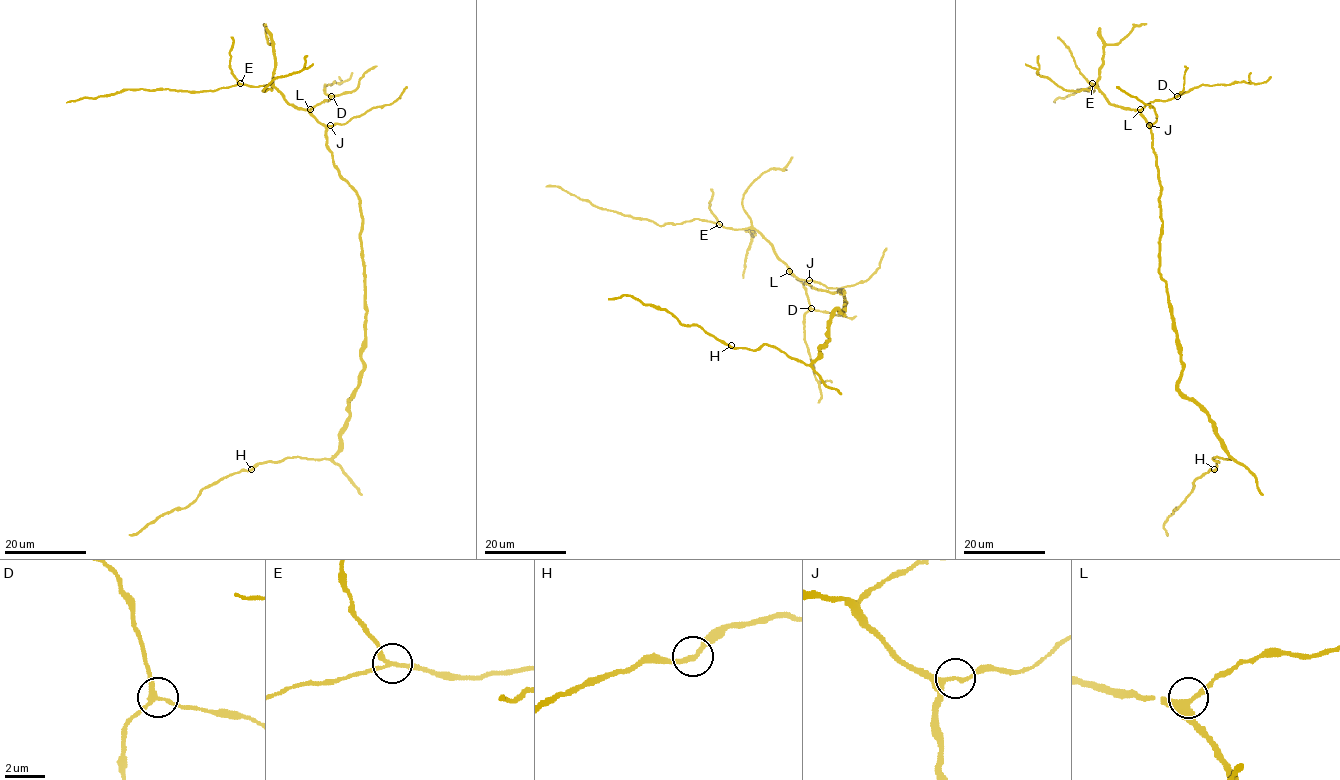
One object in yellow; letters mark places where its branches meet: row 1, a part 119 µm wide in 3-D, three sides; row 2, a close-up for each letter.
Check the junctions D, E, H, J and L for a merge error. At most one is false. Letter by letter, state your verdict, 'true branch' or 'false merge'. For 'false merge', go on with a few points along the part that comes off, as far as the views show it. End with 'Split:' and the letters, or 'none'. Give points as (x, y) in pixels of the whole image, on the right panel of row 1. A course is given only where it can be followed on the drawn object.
D: true branch
E: true branch
H: true branch
J: true branch
L: true branch
Split: none

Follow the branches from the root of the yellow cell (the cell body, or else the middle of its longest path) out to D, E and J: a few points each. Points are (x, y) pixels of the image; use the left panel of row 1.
D: (363, 270), (359, 197), (333, 163), (326, 144), (326, 128), (310, 111), (331, 96)
E: (363, 270), (359, 197), (333, 163), (326, 144), (326, 128), (270, 84), (240, 83)
J: (363, 270), (359, 197), (333, 163), (326, 144), (326, 128), (329, 126)

